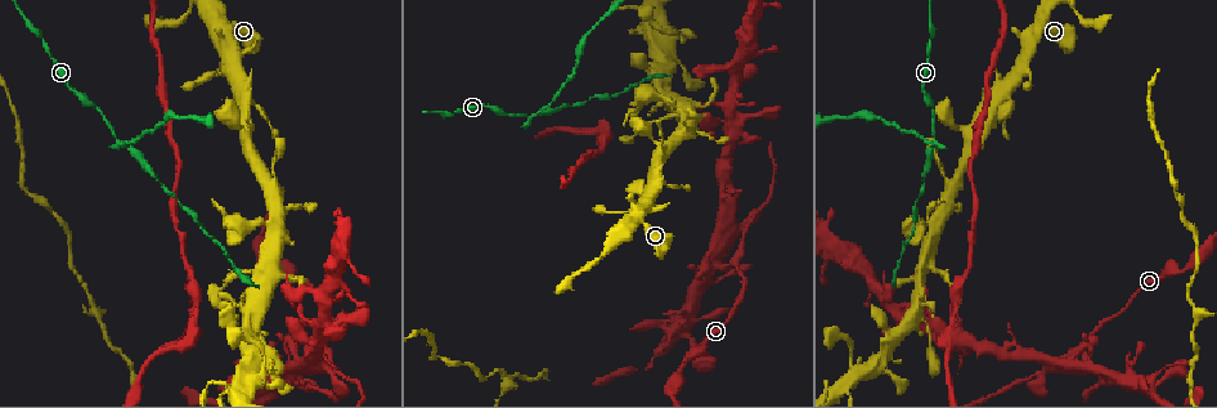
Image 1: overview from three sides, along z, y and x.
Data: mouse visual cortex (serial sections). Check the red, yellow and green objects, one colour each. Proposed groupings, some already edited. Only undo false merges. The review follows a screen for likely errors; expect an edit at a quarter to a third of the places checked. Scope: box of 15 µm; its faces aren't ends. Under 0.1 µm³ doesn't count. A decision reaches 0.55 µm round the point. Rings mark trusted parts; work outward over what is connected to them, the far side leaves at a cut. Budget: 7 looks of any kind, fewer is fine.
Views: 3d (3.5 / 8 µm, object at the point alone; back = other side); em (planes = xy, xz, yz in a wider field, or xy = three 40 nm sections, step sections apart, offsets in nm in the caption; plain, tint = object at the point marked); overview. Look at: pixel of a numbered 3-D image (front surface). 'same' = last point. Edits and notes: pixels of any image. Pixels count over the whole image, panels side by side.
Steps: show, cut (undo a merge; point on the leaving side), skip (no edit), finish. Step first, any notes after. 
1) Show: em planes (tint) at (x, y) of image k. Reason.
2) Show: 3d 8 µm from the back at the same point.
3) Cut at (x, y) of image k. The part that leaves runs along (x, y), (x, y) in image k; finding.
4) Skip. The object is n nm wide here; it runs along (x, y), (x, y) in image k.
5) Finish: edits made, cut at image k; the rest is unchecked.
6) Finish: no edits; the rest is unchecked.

Show: 3d 3.5 µm at (253, 309) of image 1. Branch point.

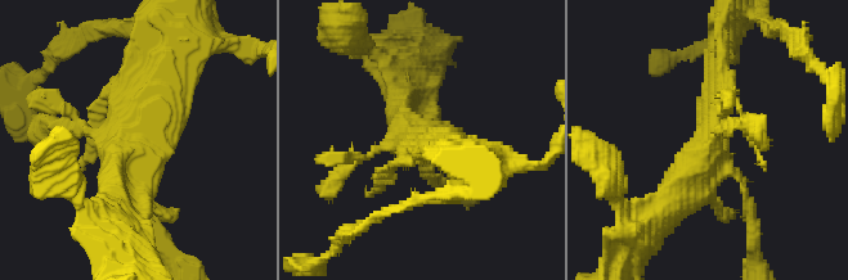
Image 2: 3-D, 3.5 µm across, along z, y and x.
Show: em xy step 1 (tint) at (710, 147) of image 2.

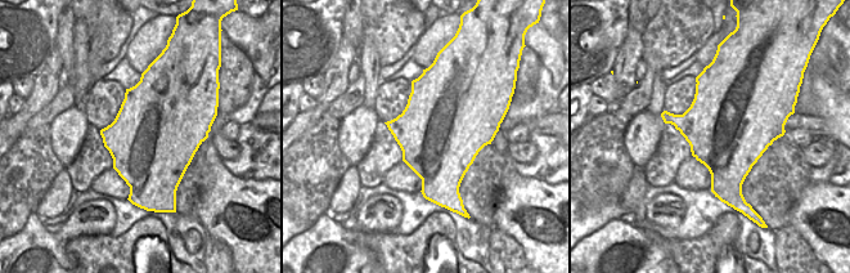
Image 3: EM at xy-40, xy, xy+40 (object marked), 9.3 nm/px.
Show: em planes (tint) at the same point. Another direction.

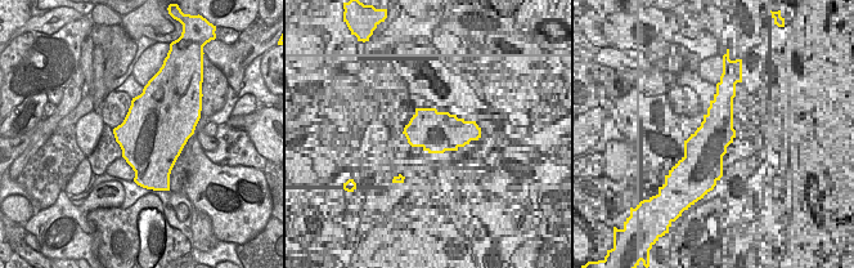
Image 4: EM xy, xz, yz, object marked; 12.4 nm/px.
Skip. It runs along (718, 72), (712, 144), (656, 218) in image 2; all the same cell.

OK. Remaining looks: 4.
Show: 3d 3.5 µm at (935, 142) of image 1. Side arm on a straight run.

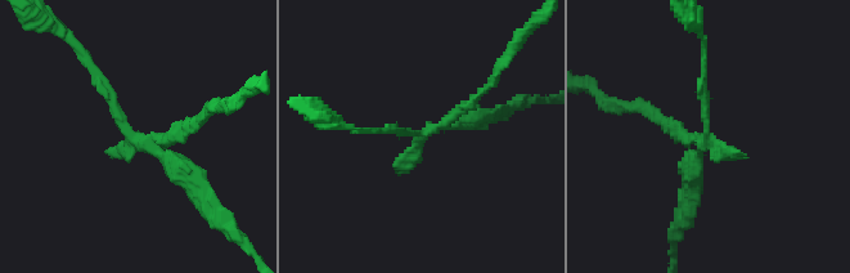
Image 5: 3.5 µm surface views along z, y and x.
Show: em xy step 1 (tint) at (701, 141) of image 5.

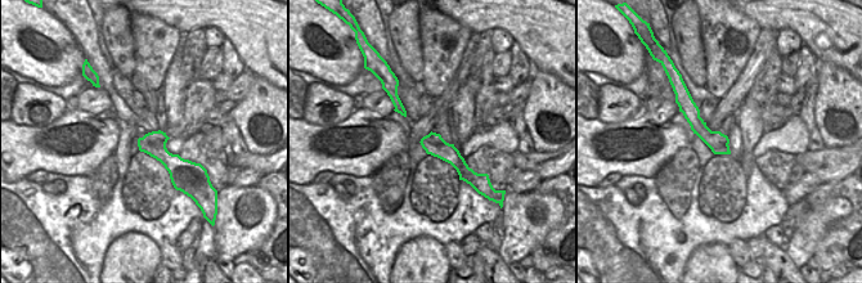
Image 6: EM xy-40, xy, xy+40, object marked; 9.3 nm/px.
Cut at (196, 122) of image 5. The part that leaves runs along (149, 143), (228, 107) in image 5; two cells meet here.

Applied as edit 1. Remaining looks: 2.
Finish: edits made, cut at image 5; the rest is unchecked.

